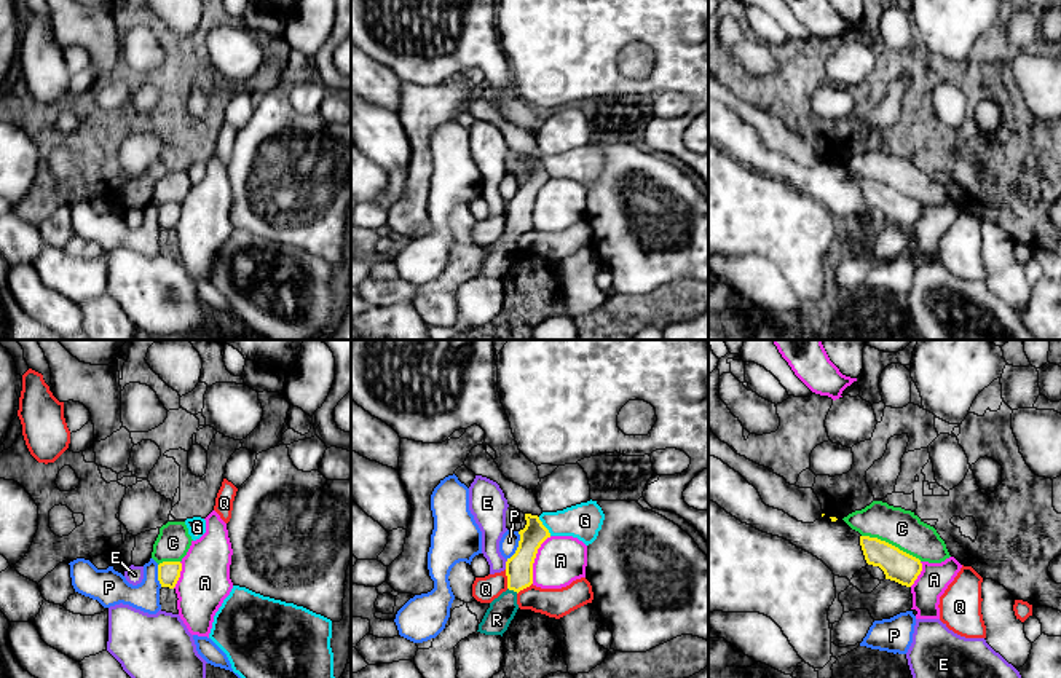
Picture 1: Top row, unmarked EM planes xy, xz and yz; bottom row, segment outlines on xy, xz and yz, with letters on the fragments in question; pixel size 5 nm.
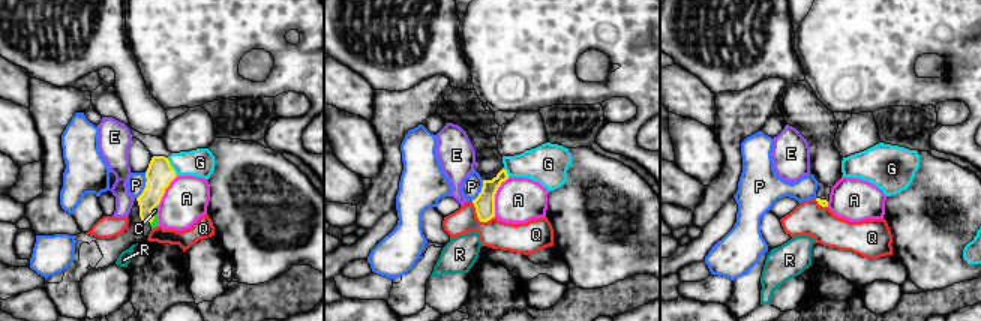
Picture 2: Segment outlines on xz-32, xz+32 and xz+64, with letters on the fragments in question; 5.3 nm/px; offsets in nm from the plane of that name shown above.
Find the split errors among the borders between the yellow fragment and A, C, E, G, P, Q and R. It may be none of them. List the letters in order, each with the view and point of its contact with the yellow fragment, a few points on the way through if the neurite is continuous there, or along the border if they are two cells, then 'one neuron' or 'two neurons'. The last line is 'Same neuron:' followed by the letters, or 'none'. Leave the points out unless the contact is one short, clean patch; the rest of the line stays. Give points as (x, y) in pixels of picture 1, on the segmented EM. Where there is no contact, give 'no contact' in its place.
A: meets yellow in xz at (535, 557); border along xz (551, 536), (538, 549), (532, 583); two neurons
C: meets yellow in yz at (891, 544); two neurons
E: meets yellow in xz at (506, 565); border along xz (508, 560), (504, 568); two neurons
G: meets yellow in xz at (544, 527); border along xz (538, 517), (551, 535); two neurons
P: meets yellow in xz at (519, 546); border along xz (519, 532), (519, 546), (506, 559); two neurons
Q: meets yellow in xz at (508, 579); border along xz (504, 570), (508, 587); two neurons
R: meets yellow in xz at (512, 589); runs through xz (519, 568), (519, 578), (512, 589), (496, 619); one neuron
Same neuron: R

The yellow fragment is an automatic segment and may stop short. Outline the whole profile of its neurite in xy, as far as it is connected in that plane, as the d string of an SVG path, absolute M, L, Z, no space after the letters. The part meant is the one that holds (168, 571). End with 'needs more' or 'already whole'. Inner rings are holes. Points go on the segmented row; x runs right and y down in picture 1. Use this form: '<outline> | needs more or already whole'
M163 562L158 565L158 581L161 587L174 589L182 571L180 562Z | already whole

